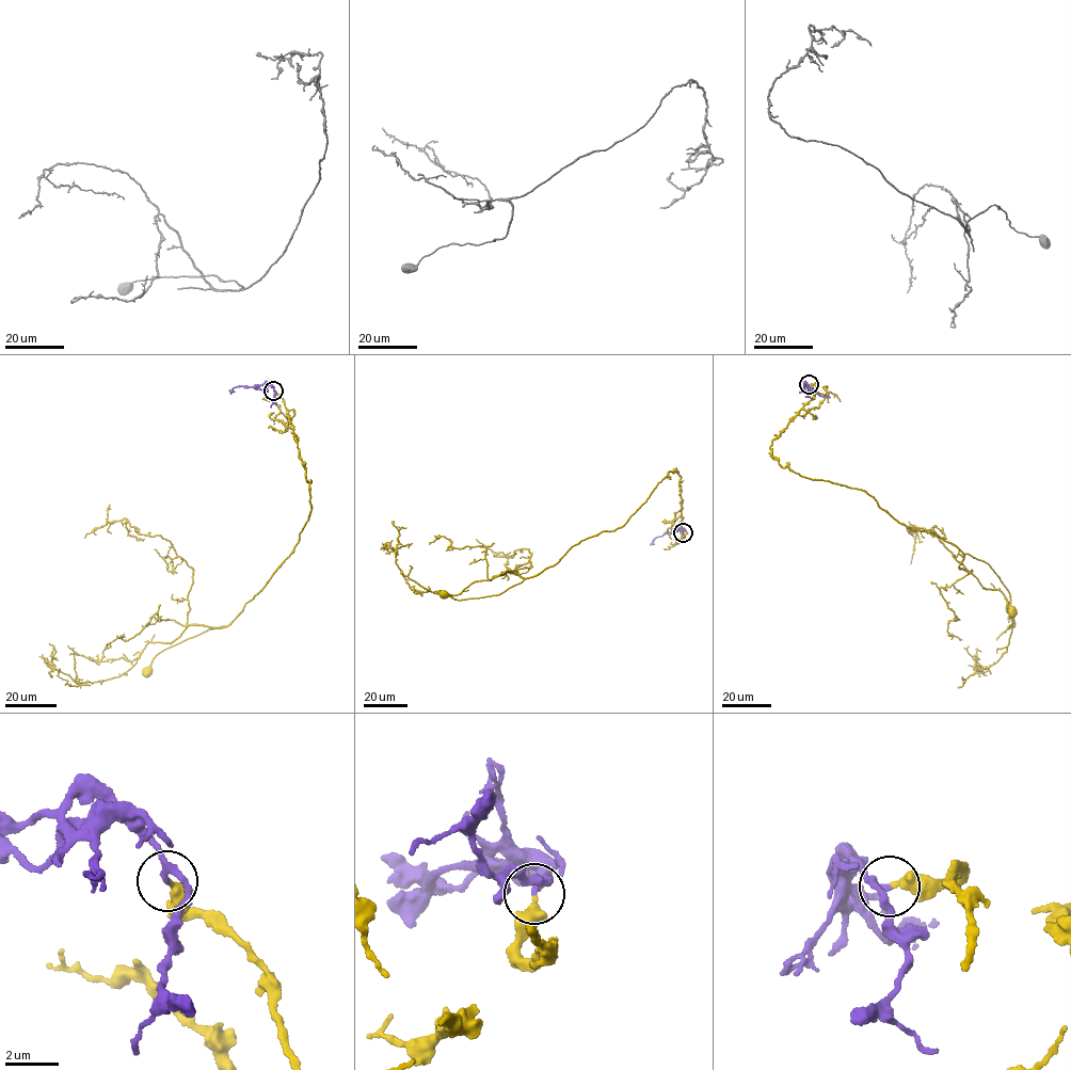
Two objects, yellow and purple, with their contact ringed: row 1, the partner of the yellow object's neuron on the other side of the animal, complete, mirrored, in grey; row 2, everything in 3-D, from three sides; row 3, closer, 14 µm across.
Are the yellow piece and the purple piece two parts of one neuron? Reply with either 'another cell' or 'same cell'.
same cell

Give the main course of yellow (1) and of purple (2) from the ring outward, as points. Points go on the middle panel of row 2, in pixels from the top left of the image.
1: (683, 531), (674, 468), (624, 525), (582, 540), (540, 573), (499, 594), (461, 600), (444, 593)
2: (683, 531), (665, 533), (652, 542)

